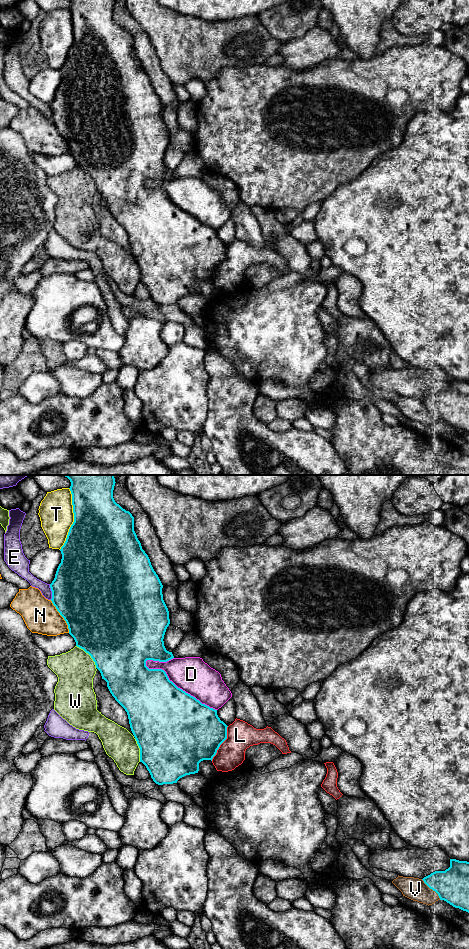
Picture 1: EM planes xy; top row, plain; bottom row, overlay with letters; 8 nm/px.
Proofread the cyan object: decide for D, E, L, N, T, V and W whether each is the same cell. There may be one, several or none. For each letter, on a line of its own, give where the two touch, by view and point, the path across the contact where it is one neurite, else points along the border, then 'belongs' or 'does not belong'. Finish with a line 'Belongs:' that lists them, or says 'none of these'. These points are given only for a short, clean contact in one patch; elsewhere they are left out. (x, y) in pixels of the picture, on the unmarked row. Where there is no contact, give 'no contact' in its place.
D: contact xy (177, 207); does not belong
E: contact xy (52, 112); does not belong
L: contact xy (222, 262); border xy (228, 246), (226, 259), (211, 280); does not belong
N: contact xy (61, 135); does not belong
T: contact xy (74, 39); does not belong
V: contact xy (432, 409); does not belong
W: contact xy (89, 174); does not belong
Belongs: none of these

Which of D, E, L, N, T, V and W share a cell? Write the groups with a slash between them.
D / E / L / N / T / V / W

